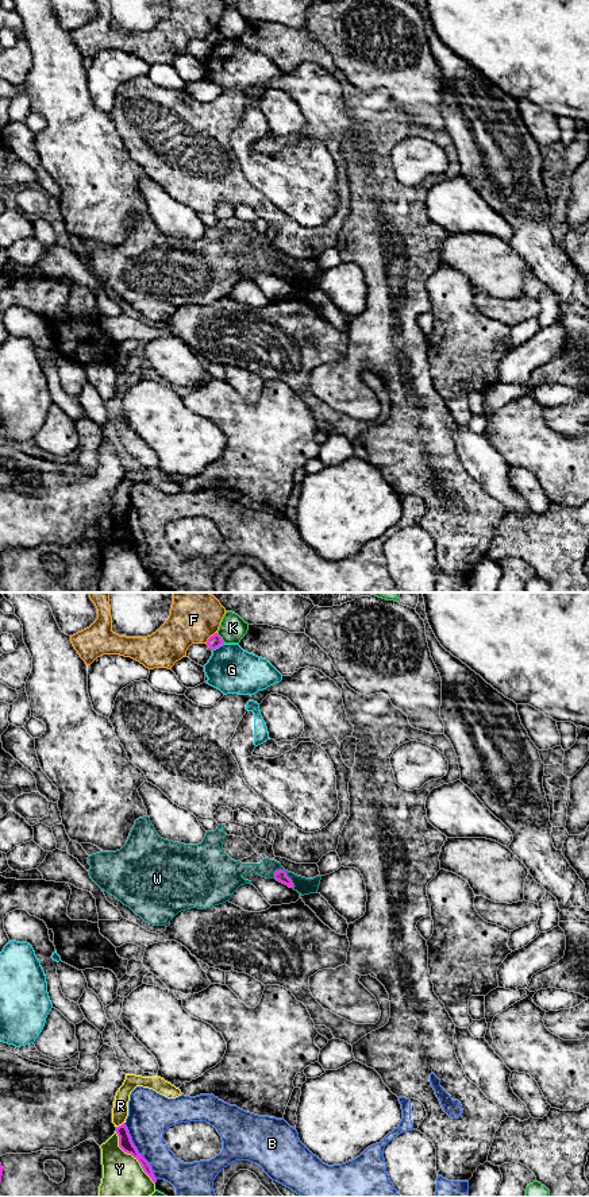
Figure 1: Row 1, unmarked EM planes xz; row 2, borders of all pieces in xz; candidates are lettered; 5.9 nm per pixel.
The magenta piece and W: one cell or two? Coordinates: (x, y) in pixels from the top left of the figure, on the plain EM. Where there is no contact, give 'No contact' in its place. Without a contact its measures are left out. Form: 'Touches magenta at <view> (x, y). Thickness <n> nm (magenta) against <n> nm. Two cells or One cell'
Touches magenta at xz (285, 269). Thickness 70 nm (magenta) against 100 nm. Two cells

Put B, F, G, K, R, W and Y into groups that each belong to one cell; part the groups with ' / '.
B / F / G / K / R / W / Y

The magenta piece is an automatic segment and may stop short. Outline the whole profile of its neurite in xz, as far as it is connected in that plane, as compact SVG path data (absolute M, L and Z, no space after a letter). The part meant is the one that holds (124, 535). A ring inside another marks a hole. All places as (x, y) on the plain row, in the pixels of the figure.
M123 518L122 521L116 522L116 529L119 532L119 542L127 548L131 549L134 553L138 555L140 559L143 567L151 574L151 576L155 579L157 574L153 569L150 559L138 548L136 542L134 541L131 532L128 529L128 525L126 520Z

